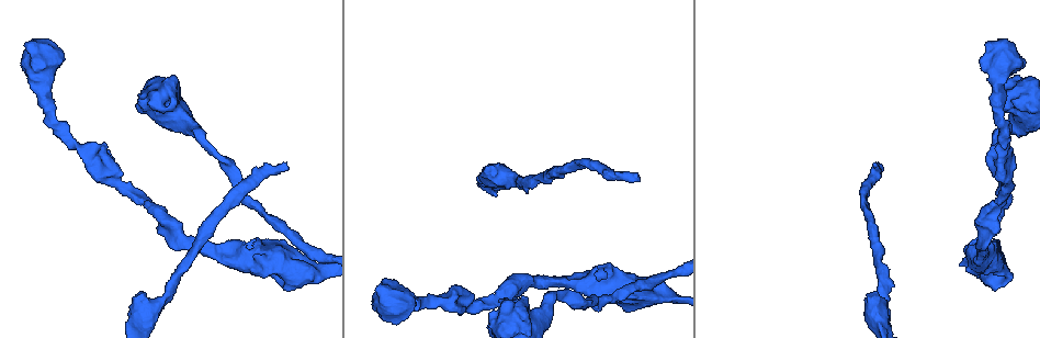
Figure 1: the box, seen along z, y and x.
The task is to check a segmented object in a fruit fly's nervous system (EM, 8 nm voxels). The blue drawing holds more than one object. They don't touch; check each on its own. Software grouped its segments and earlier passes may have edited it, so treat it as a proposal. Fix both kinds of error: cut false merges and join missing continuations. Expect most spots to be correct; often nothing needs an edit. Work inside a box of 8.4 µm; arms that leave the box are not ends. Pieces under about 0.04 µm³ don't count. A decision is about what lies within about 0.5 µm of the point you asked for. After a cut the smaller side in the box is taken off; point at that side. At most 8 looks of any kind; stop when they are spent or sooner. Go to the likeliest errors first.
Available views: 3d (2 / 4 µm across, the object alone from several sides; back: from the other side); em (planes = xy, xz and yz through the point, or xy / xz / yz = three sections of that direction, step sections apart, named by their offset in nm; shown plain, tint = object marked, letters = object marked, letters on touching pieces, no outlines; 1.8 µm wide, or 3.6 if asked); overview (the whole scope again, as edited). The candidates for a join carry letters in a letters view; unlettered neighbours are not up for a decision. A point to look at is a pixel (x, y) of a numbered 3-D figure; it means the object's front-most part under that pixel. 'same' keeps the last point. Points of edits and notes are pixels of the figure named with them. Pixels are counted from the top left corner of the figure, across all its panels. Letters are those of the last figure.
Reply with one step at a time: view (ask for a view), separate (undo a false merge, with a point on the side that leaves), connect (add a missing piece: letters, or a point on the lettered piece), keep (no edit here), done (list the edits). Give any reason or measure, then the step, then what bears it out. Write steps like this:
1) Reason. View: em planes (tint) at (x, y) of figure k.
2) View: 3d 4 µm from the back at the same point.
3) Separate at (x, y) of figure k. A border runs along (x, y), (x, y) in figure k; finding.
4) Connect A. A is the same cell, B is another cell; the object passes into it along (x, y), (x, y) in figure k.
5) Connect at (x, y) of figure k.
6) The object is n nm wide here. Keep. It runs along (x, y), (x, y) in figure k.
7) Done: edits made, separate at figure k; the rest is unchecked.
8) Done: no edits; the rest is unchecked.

Branch stops here. View: em xy step 4 (letters) at (286, 170) of figure 1.

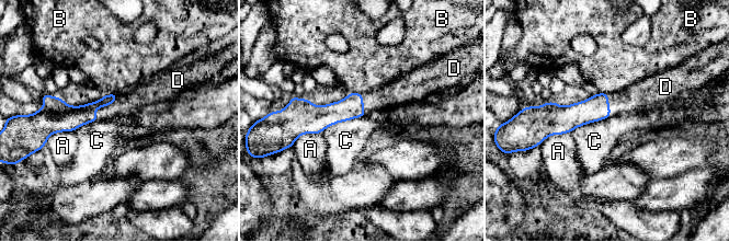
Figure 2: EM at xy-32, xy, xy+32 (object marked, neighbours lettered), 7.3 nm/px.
View: em planes (letters) at the same point.

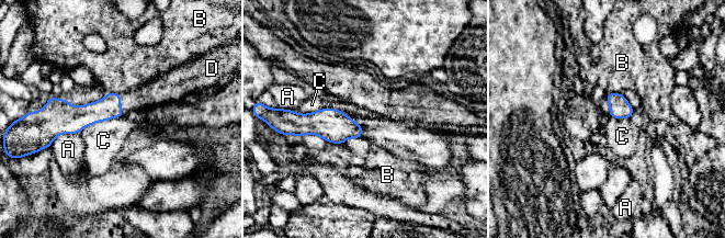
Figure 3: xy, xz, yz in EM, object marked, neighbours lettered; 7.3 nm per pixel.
Connect D. D is the same cell, A, B and C are other cells; it goes on there.

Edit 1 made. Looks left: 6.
View: overview.

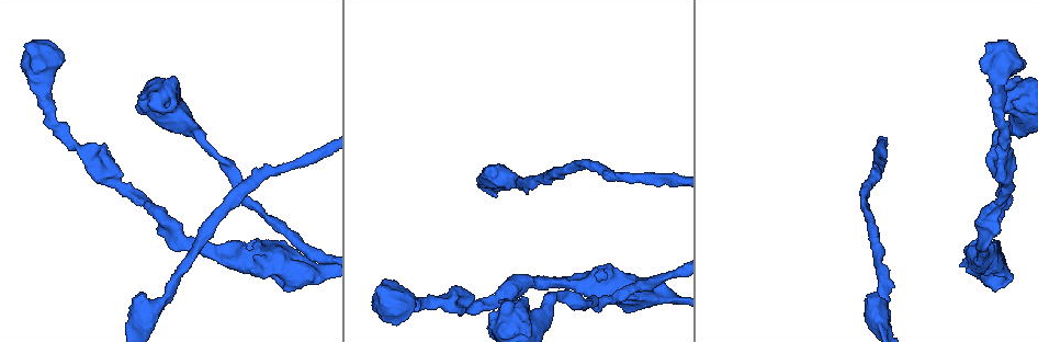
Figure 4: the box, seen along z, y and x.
Narrows sharply. View: em planes (letters) at (310, 274) of figure 4.

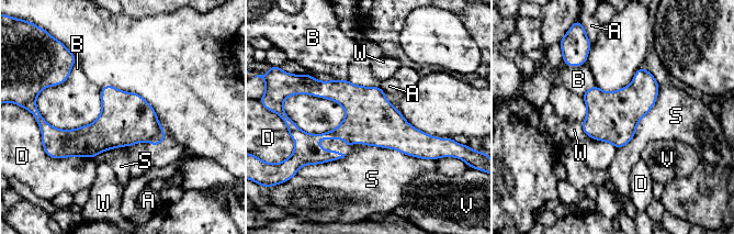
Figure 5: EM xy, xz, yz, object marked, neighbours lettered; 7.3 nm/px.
Keep. A, B, D, S, V and W are other cells; a border runs along (659, 87), (635, 134), (617, 148) in figure 5; continuous, no second neuron.

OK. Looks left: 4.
Sudden change in width. View: em 3.6 µm planes (plain) at (518, 317) of figure 4.

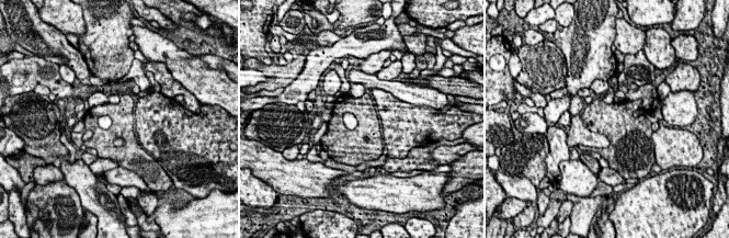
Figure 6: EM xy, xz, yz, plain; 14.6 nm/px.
View: em 3.6 µm planes (tint) at the same point.

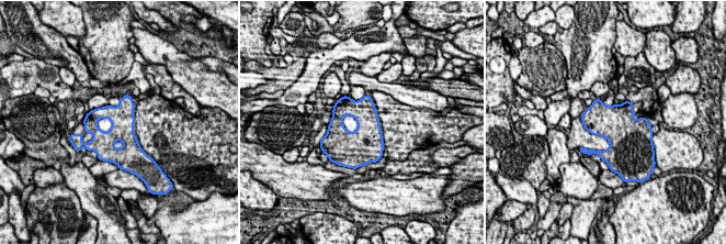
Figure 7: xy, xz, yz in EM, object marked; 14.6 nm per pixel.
What lies round it. View: em 3.6 µm planes (letters) at the same point.

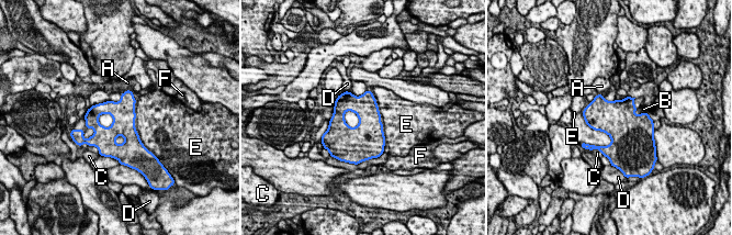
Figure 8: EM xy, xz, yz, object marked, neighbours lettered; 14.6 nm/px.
The object is 340 nm wide here. Keep. A, B, C, D, E and F are other cells; a border runs along (374, 98), (381, 116) in figure 8; all the same neuron.

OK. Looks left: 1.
Done: edits made, connect at figure 3; the rest is unchecked.

